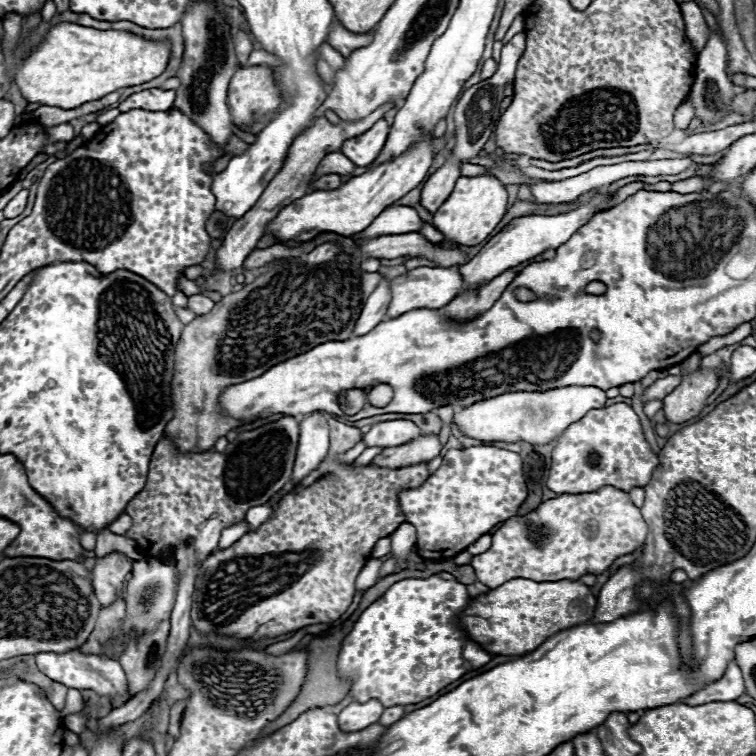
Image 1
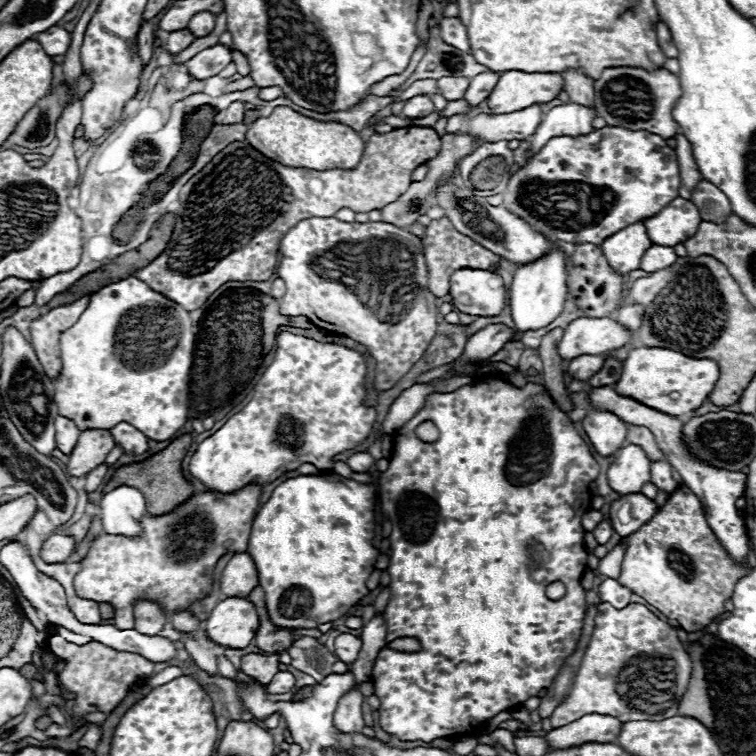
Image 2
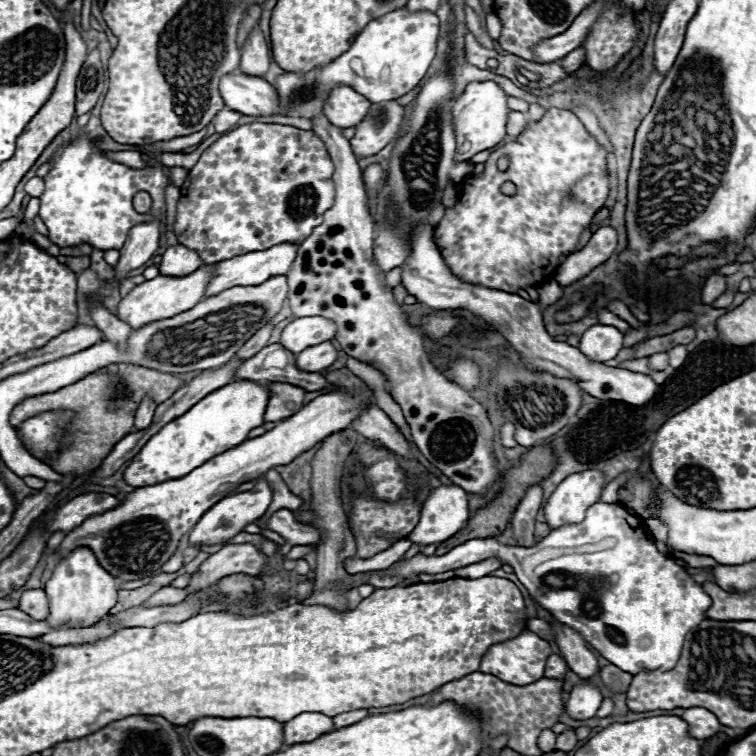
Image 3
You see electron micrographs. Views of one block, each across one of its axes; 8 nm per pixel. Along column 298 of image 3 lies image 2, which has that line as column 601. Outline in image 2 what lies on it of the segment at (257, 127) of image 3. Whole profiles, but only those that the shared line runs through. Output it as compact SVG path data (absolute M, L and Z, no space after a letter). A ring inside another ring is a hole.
M604 126L586 136L552 138L534 158L528 160L508 182L502 204L522 220L526 220L536 232L548 240L558 242L592 242L602 244L606 236L620 232L628 224L646 220L658 214L670 200L678 196L680 172L674 150L664 138L646 130L628 130L618 126Z

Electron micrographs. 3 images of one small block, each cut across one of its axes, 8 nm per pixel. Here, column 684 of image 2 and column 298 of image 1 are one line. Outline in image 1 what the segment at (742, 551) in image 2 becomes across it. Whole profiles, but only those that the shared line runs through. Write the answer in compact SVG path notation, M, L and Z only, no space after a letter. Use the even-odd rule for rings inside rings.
M310 414L300 422L300 442L294 464L292 482L300 484L308 474L312 474L328 454L328 424L324 414Z

